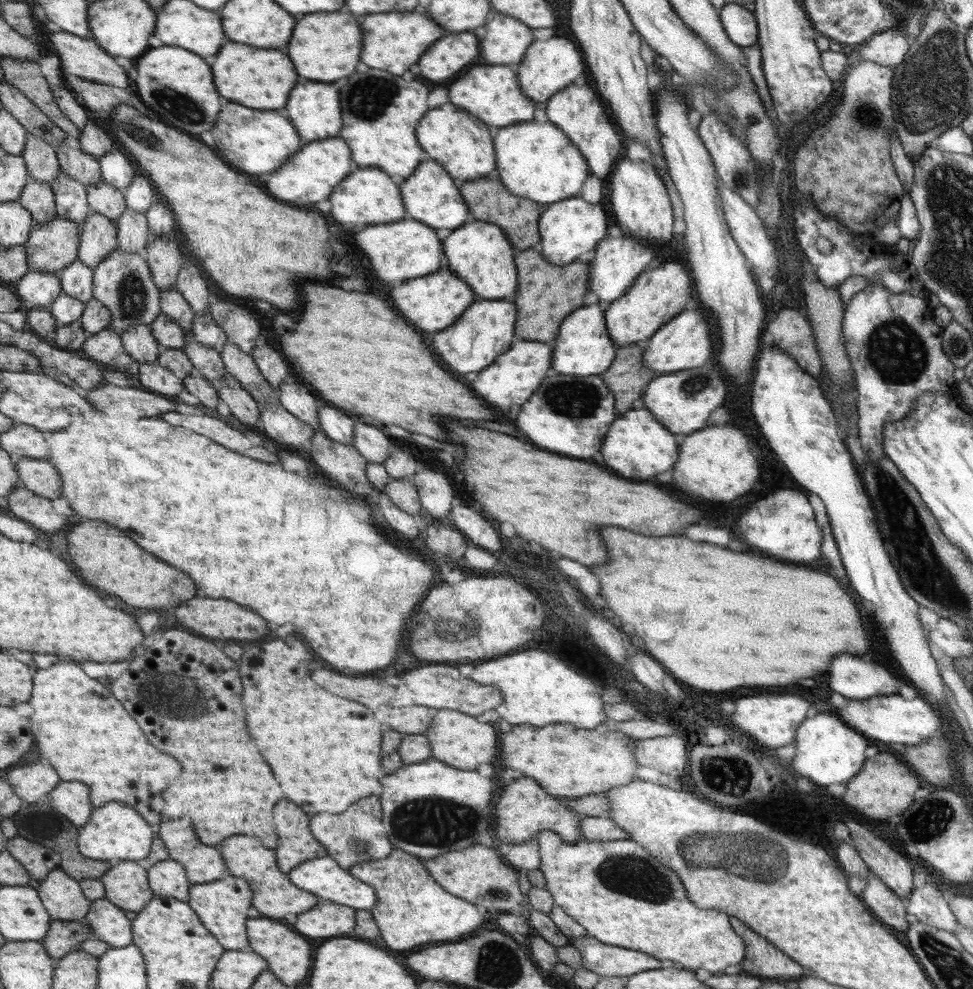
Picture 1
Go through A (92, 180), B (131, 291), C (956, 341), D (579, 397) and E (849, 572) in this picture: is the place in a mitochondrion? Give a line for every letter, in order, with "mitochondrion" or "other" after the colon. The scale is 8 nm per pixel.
A: other
B: mitochondrion
C: mitochondrion
D: mitochondrion
E: other

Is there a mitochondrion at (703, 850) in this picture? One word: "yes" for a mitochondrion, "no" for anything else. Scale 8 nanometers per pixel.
yes

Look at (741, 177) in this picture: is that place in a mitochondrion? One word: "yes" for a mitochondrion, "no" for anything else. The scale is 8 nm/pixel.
yes

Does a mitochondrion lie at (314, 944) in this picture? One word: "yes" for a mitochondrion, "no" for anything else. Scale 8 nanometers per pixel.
no

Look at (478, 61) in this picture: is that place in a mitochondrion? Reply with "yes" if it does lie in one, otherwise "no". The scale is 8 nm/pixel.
no

